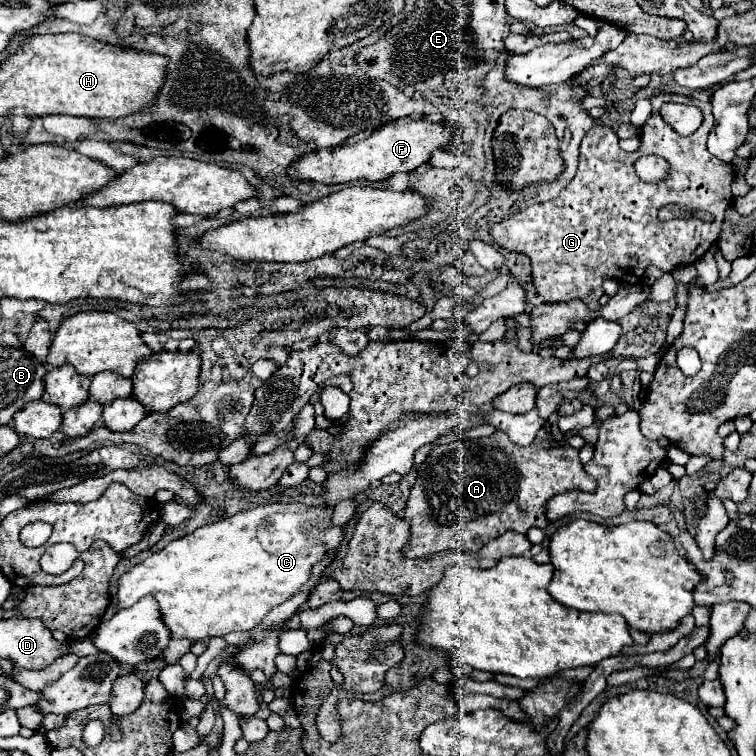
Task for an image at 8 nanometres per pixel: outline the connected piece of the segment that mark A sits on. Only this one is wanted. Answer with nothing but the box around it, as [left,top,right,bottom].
[403,430,597,558]

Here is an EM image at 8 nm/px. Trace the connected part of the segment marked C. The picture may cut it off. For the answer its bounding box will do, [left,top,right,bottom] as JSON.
[115,502,343,642]

